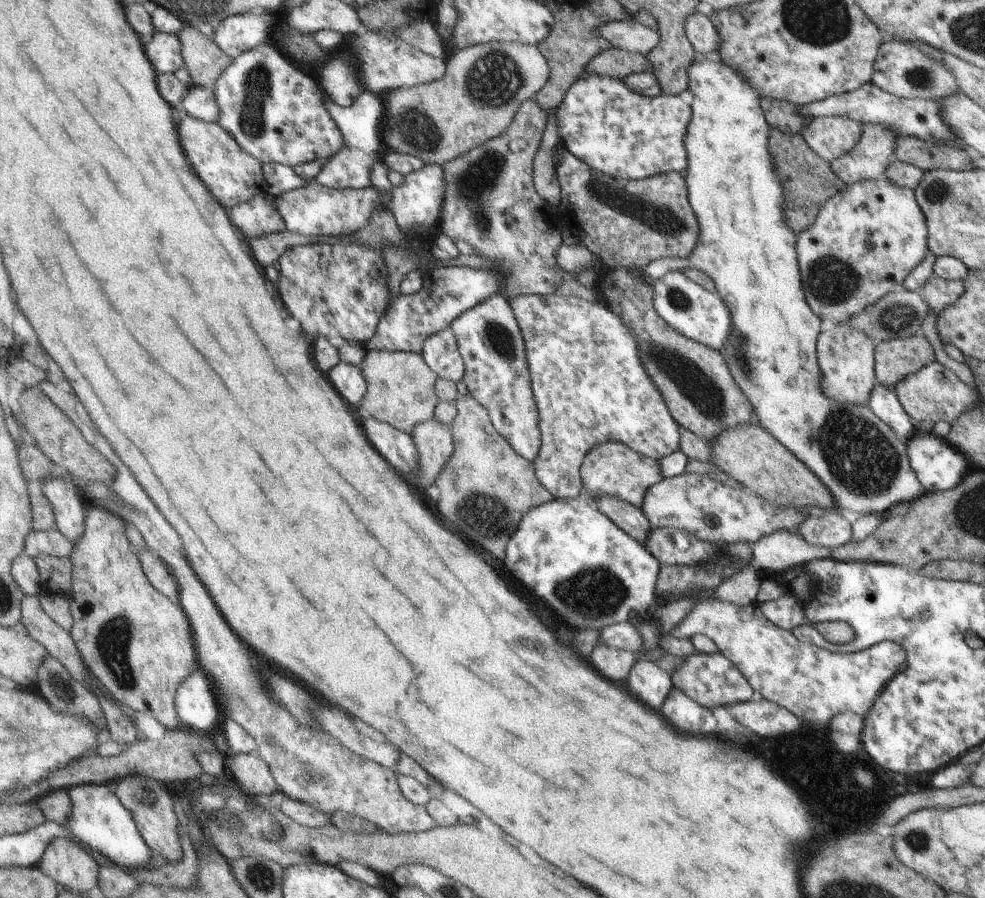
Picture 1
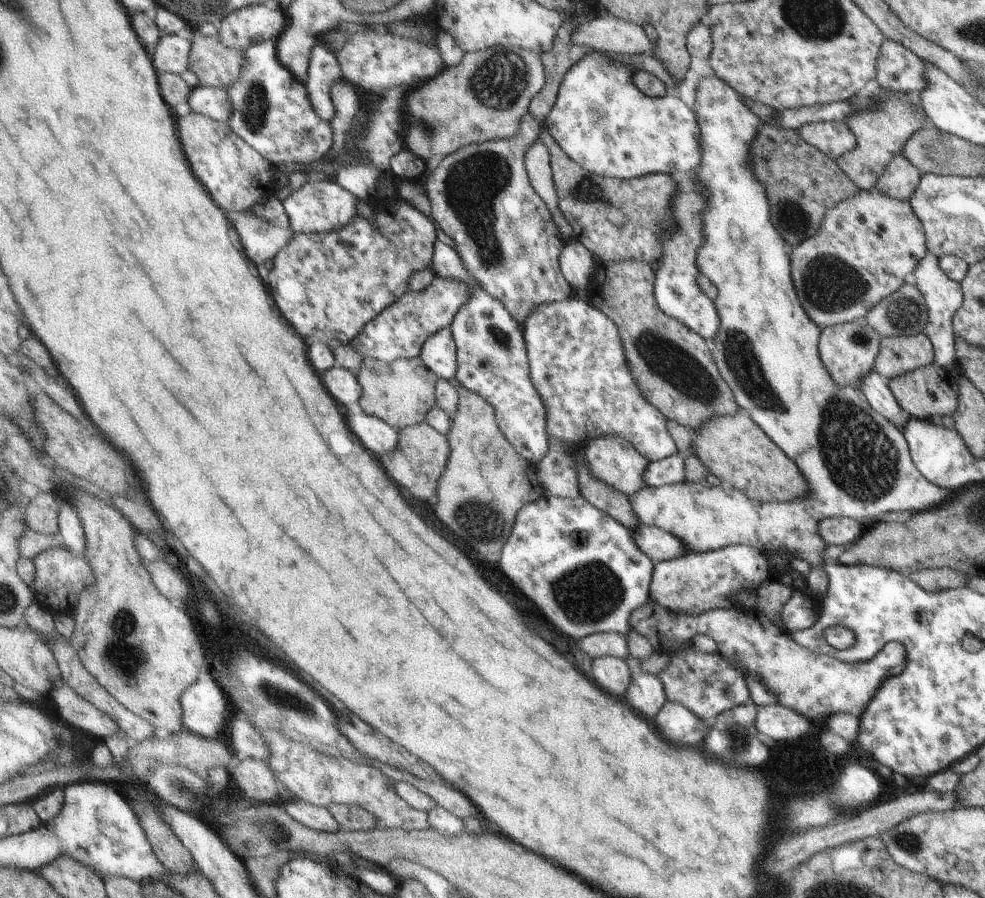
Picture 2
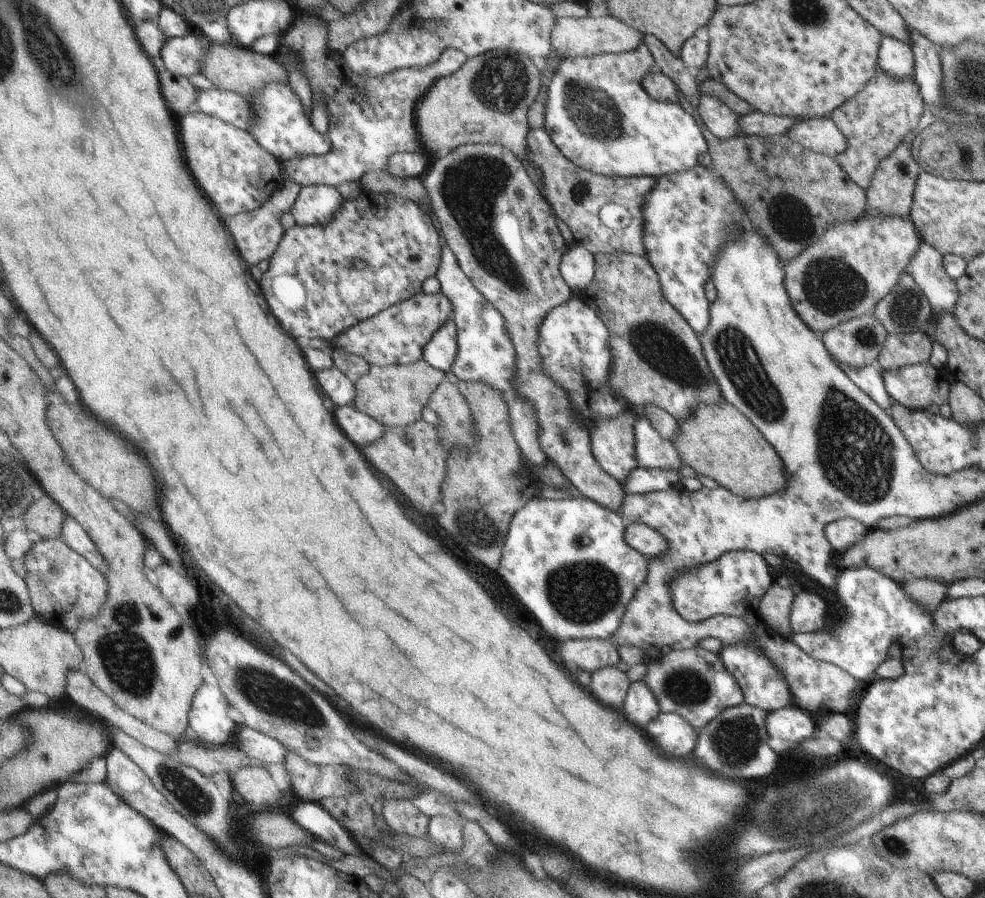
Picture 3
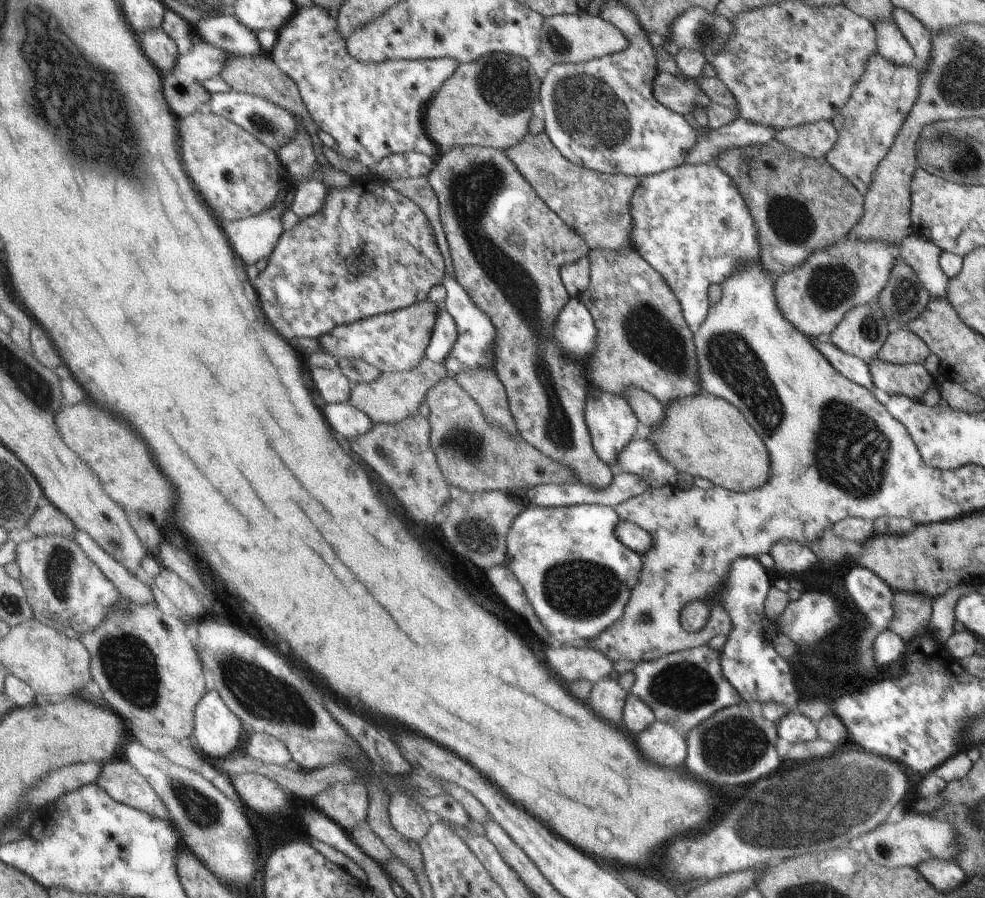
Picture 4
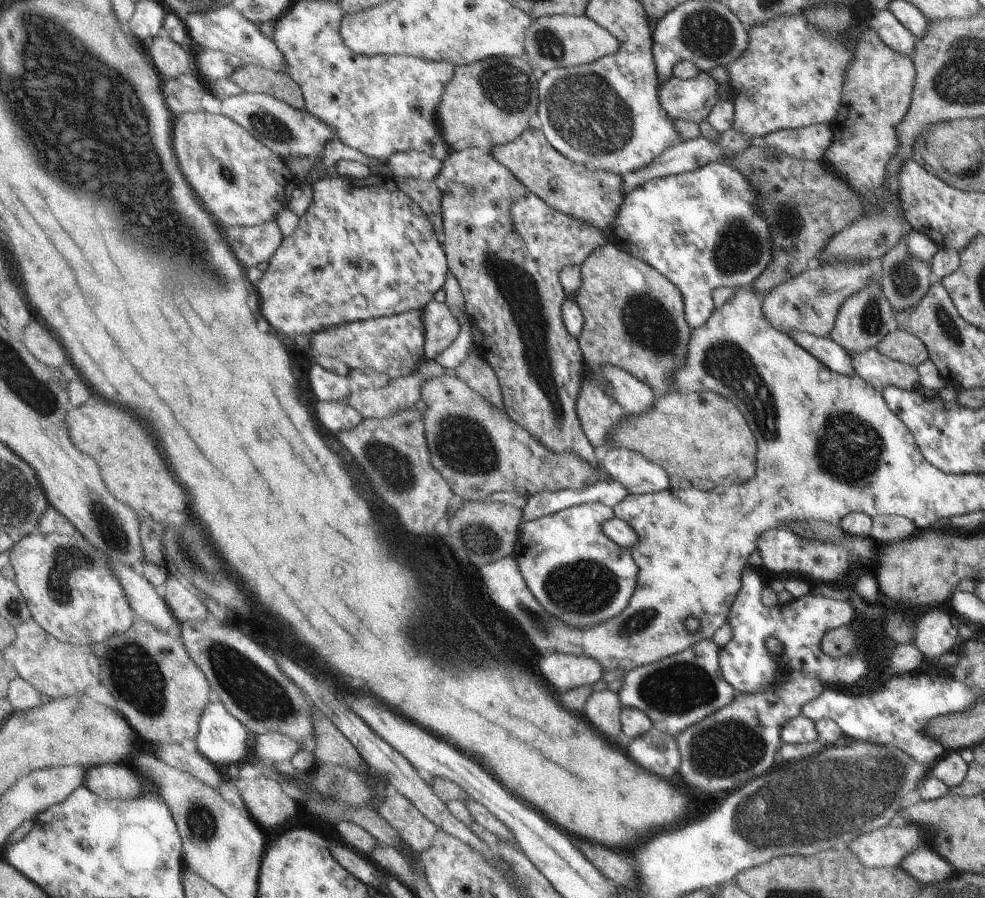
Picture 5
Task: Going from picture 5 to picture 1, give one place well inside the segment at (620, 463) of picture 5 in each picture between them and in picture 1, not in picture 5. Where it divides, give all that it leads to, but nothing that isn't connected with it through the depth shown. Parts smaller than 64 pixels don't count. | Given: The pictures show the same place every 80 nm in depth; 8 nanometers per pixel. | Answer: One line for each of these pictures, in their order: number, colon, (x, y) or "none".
1: (591, 387)
2: (576, 360)
3: (652, 450)
4: (640, 457)

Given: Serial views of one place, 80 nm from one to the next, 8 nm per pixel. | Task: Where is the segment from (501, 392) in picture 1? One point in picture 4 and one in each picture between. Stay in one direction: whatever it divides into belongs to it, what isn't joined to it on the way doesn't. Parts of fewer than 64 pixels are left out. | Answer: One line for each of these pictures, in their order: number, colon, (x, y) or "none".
2: (491, 360)
3: (485, 354)
4: (475, 340)

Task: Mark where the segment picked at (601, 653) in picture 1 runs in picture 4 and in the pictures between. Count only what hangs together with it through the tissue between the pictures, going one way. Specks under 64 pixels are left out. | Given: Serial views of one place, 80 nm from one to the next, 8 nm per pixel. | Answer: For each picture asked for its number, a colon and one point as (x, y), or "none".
2: (612, 674)
3: (609, 685)
4: (607, 698)

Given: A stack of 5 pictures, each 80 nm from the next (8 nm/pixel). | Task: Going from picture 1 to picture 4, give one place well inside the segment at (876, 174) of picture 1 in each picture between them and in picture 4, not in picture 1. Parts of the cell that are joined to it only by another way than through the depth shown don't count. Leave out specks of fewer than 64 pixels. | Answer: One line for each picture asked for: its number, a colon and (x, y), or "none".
2: (880, 133)
3: (884, 111)
4: (866, 126)

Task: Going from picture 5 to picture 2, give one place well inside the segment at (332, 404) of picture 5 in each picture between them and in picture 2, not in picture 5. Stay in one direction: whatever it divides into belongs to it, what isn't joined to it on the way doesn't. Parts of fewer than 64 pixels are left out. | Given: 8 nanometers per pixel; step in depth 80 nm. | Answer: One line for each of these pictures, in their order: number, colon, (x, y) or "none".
2: (376, 435)
3: (362, 429)
4: (346, 419)

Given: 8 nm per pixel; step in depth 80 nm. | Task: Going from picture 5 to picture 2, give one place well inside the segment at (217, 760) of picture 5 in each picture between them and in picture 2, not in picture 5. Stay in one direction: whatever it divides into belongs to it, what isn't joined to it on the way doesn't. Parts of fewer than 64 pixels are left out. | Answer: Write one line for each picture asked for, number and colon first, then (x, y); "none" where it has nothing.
2: (206, 707)
3: (213, 721)
4: (218, 732)

